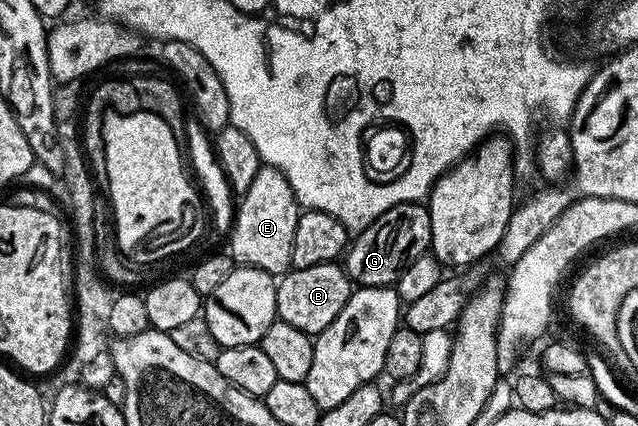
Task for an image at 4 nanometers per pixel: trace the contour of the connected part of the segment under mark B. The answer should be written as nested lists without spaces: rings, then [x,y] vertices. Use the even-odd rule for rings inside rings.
[[[337,262],[311,264],[311,268],[290,269],[276,279],[276,284],[277,318],[311,336],[324,332],[327,324],[331,324],[331,320],[335,320],[335,316],[343,312],[343,304],[347,304],[355,289],[344,265]]]

